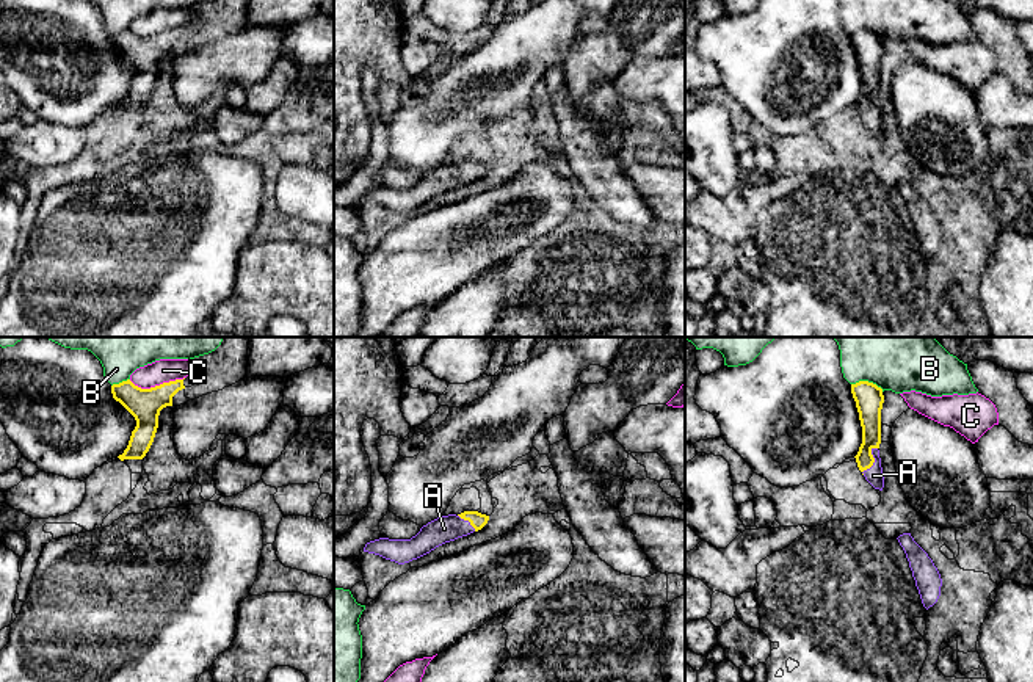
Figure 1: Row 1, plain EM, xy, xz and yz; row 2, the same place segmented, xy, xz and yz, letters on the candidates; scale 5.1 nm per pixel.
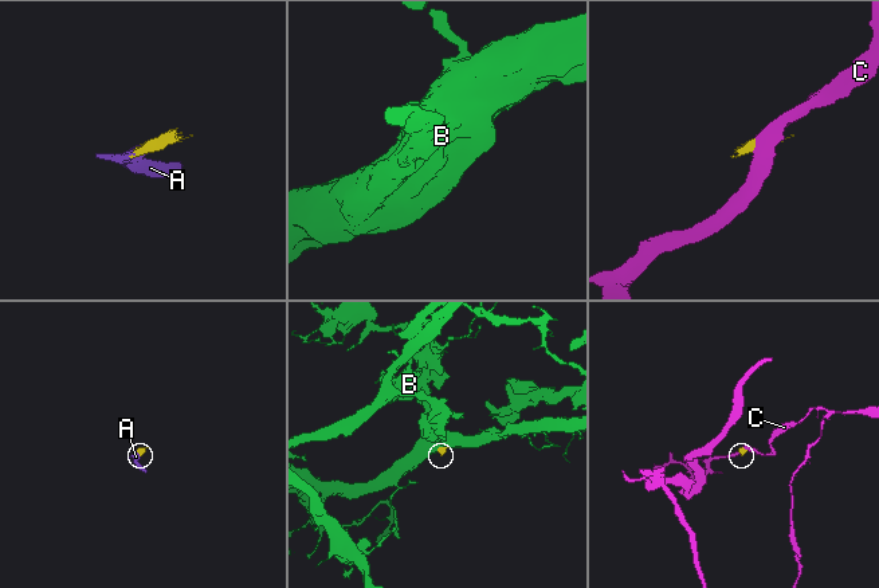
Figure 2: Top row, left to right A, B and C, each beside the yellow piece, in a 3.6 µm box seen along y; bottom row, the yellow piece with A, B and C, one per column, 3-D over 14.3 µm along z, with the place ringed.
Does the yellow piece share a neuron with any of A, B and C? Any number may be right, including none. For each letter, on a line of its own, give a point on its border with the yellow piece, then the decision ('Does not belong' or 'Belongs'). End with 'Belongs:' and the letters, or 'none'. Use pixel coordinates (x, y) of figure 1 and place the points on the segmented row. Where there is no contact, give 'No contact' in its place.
A: Touches yellow at yz (873, 461). Belongs
B: Touches yellow at yz (867, 381). Does not belong
C: Touches yellow at xy (155, 386). Does not belong
Belongs: A

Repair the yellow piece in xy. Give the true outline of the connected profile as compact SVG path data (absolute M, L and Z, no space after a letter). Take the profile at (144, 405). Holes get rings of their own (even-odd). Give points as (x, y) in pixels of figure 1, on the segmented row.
M190 373L185 379L176 379L163 383L150 389L141 389L130 379L111 386L111 394L136 420L136 426L132 431L127 448L118 458L124 459L143 459L149 452L157 428L160 411L166 406L172 406L172 397L201 381L202 373Z

